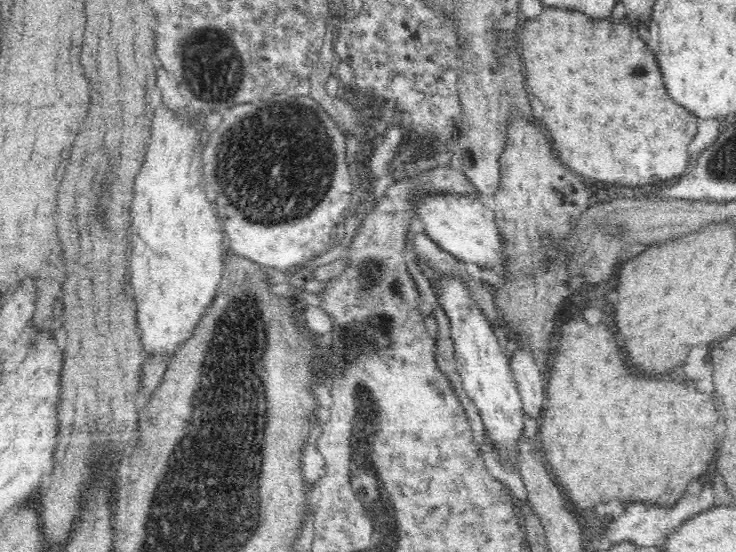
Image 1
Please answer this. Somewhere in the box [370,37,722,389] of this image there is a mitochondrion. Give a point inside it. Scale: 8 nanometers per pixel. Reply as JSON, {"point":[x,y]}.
{"point":[639,71]}

